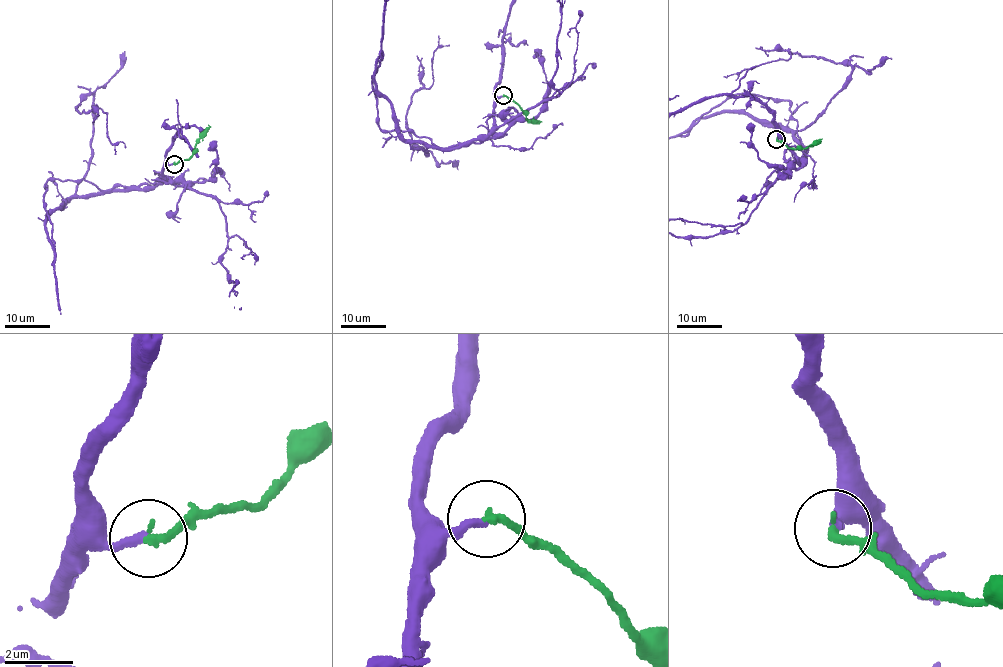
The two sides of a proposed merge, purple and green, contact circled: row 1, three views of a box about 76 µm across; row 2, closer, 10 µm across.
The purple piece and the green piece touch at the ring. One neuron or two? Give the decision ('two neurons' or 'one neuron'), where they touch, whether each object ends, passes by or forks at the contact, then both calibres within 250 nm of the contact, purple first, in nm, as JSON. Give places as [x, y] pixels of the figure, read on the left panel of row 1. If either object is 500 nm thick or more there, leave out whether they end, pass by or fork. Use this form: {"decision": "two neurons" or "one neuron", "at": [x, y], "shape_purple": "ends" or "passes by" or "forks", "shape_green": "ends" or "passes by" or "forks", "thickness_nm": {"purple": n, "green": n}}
{"decision": "one neuron", "at": [174, 164], "shape_purple": "ends", "shape_green": "ends", "thickness_nm": {"purple": 240, "green": 240}}

